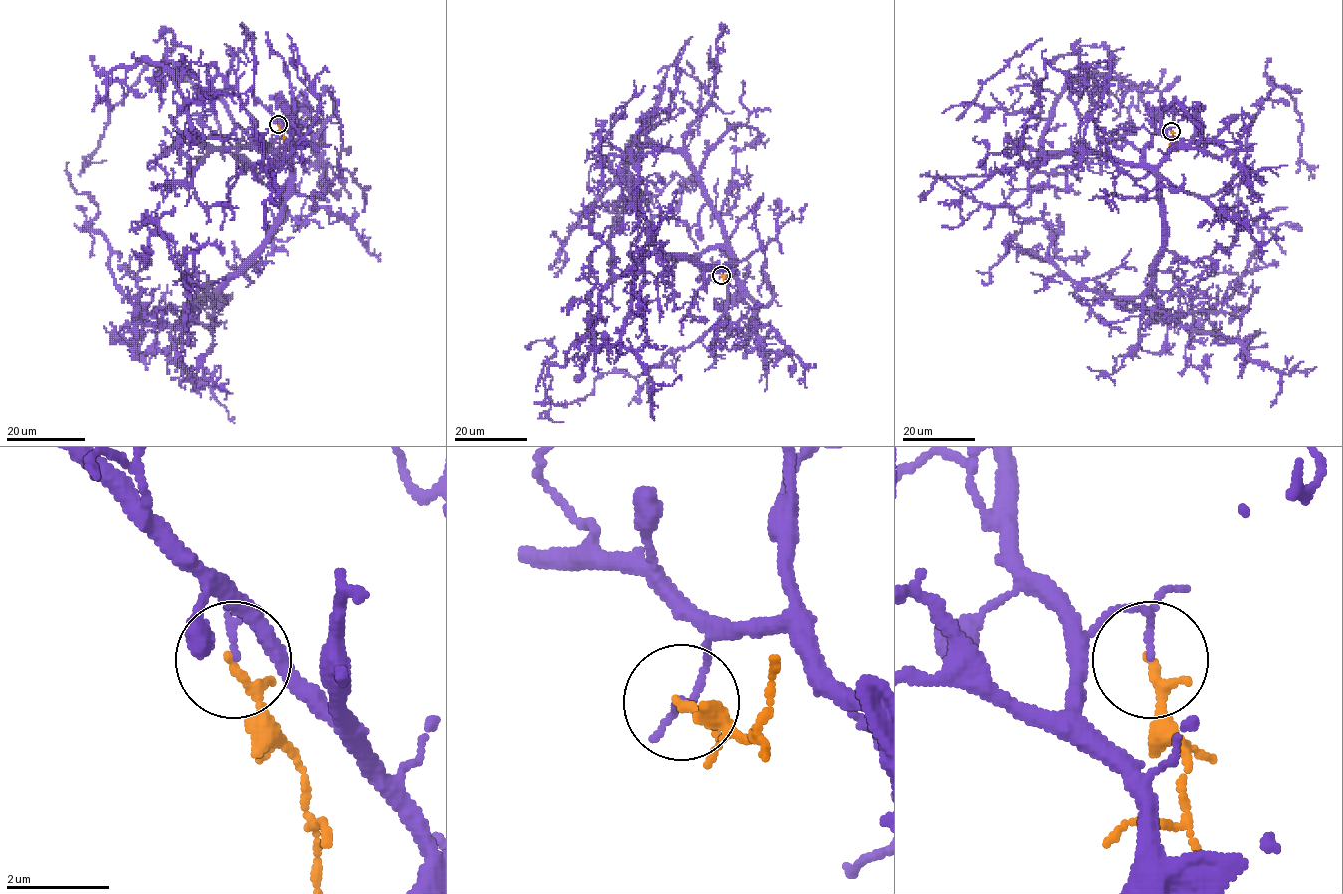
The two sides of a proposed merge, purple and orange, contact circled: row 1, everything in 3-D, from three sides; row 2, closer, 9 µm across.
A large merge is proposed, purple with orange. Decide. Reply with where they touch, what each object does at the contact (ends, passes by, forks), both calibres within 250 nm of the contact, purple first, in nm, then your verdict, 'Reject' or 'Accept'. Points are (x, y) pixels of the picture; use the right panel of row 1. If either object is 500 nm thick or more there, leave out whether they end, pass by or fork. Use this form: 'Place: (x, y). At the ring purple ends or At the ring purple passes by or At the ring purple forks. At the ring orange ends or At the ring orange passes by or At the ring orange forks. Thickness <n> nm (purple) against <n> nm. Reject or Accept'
Place: (1171, 131). At the ring purple passes by. At the ring orange passes by. Thickness 90 nm (purple) against 130 nm. Reject

